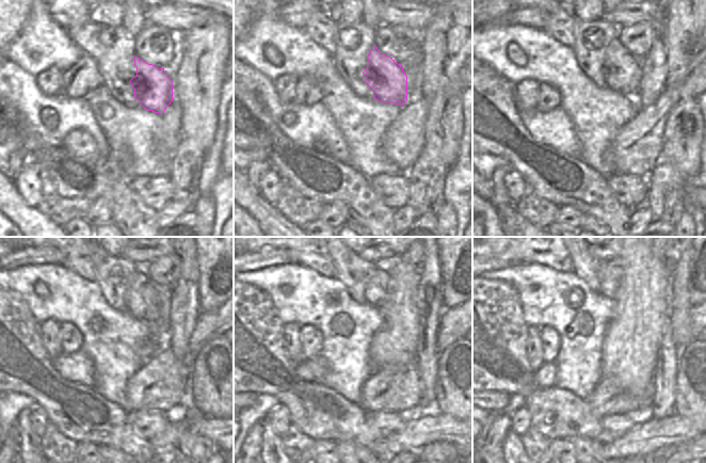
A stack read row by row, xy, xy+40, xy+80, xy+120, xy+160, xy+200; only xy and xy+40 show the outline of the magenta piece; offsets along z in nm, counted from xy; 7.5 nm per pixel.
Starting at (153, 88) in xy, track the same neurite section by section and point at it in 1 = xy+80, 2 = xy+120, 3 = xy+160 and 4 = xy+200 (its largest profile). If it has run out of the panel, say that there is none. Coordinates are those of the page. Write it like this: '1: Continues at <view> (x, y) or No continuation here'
1: Continues at xy+80 (623, 73)
2: Continues at xy+120 (143, 303)
3: Continues at xy+160 (379, 287)
4: Continues at xy+200 (611, 273).

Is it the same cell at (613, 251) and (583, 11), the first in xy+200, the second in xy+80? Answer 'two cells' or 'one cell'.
two cells

